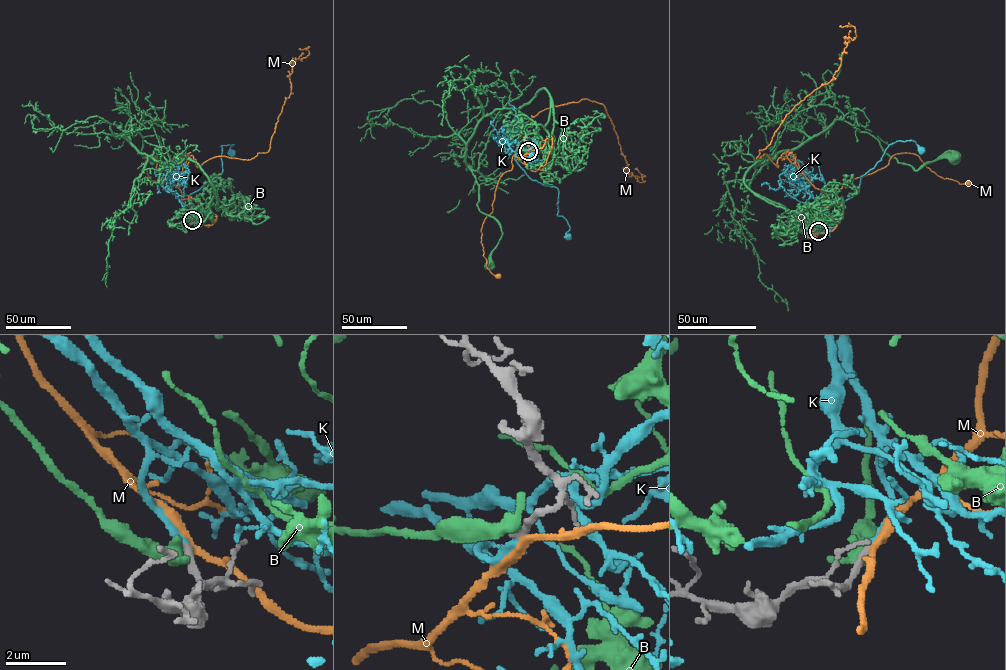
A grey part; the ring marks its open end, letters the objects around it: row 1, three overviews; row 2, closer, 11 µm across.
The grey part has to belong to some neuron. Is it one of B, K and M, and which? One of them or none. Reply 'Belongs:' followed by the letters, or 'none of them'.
Belongs: K

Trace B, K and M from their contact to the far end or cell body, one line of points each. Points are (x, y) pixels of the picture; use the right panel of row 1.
B: (818, 231), (809, 218), (786, 234), (794, 216), (754, 193), (745, 173), (837, 119), (916, 170), (955, 155)
K: (818, 231), (818, 210), (831, 202), (851, 197), (861, 176), (881, 159), (890, 144), (914, 140), (921, 149)
M: (818, 231), (831, 205), (823, 191), (884, 168), (895, 154), (915, 154), (937, 175), (968, 183)

